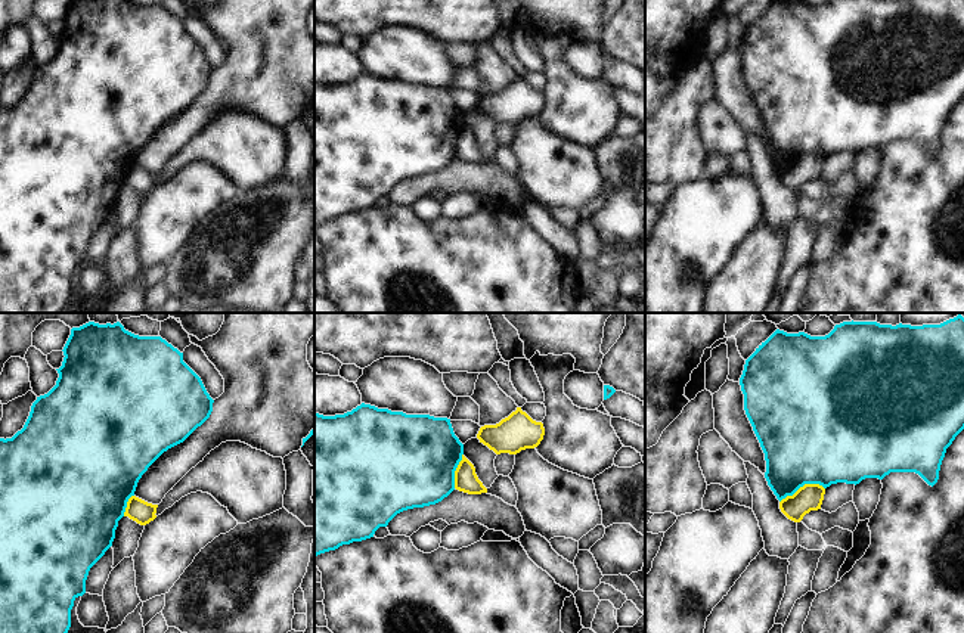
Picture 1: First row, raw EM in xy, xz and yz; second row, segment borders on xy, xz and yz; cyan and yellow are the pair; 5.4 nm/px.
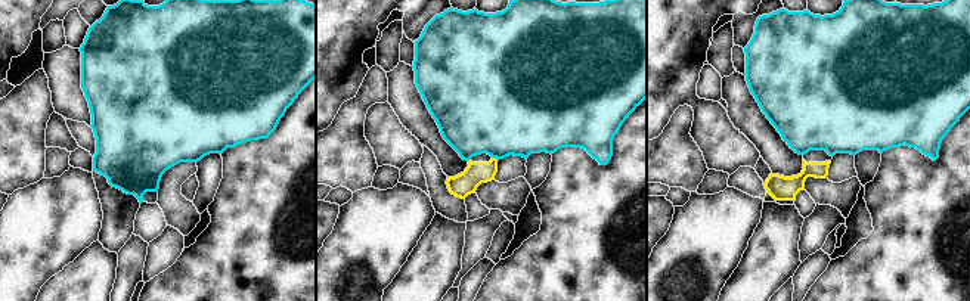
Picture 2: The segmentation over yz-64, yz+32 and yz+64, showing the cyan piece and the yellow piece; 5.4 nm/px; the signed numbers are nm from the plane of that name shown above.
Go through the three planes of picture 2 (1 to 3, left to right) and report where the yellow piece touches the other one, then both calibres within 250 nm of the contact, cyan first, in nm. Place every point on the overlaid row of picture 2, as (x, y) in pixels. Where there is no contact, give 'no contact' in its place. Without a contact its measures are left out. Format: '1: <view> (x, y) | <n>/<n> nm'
1: no contact
2: yz+32 (495, 157) | 480/130 nm
3: no contact

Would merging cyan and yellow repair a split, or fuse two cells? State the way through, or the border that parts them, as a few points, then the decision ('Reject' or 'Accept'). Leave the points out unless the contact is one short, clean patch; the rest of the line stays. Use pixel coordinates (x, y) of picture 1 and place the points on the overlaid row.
Boundary: yz (824, 487), (803, 484), (780, 502). Reject.

